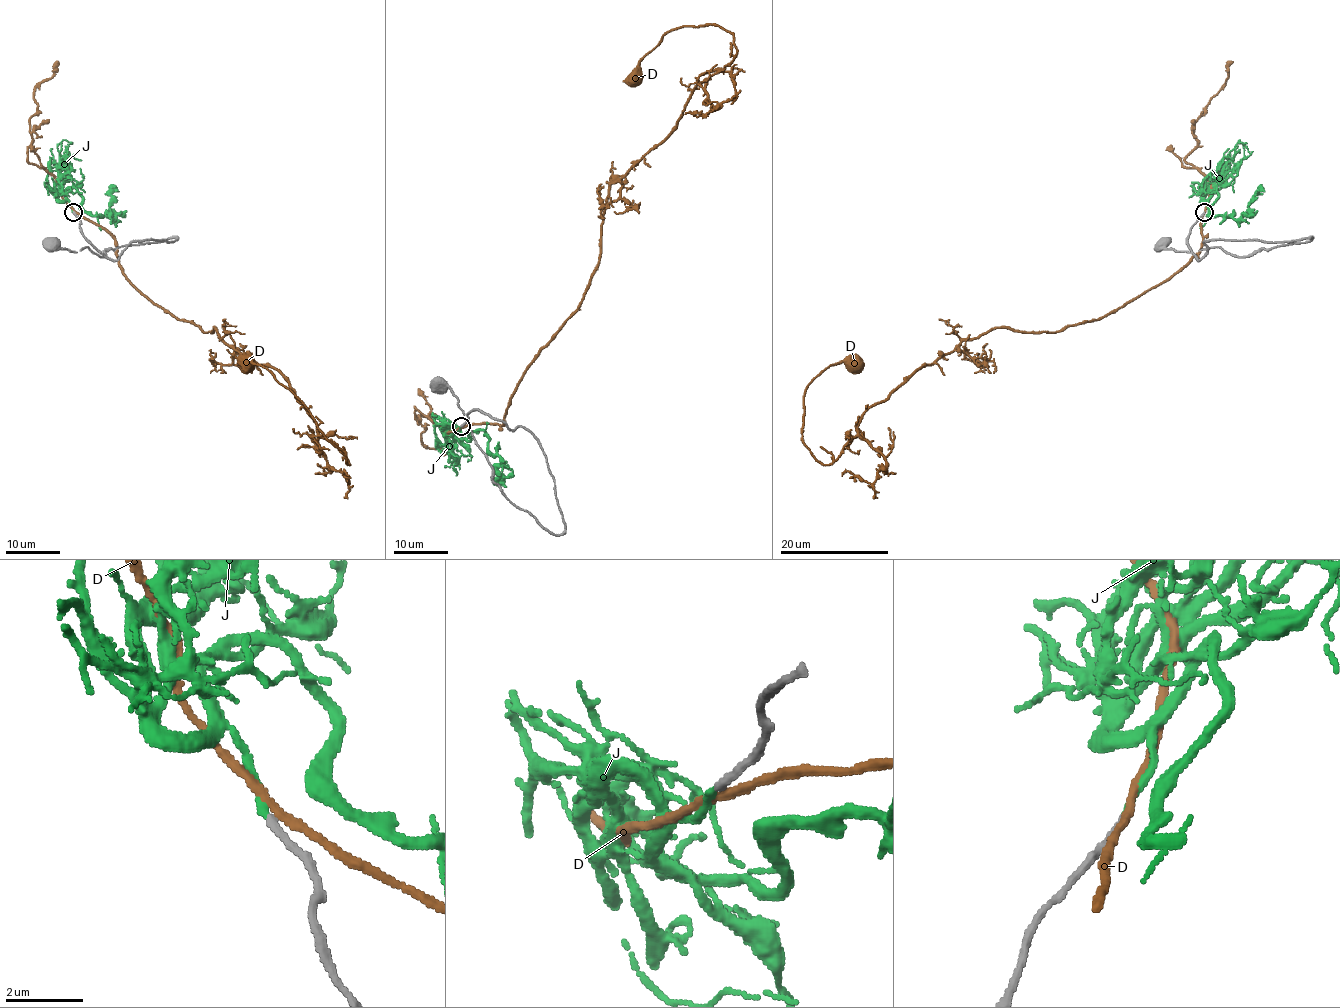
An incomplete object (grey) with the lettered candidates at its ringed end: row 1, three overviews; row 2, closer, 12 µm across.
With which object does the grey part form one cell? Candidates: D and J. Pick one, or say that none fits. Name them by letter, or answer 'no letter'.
J

